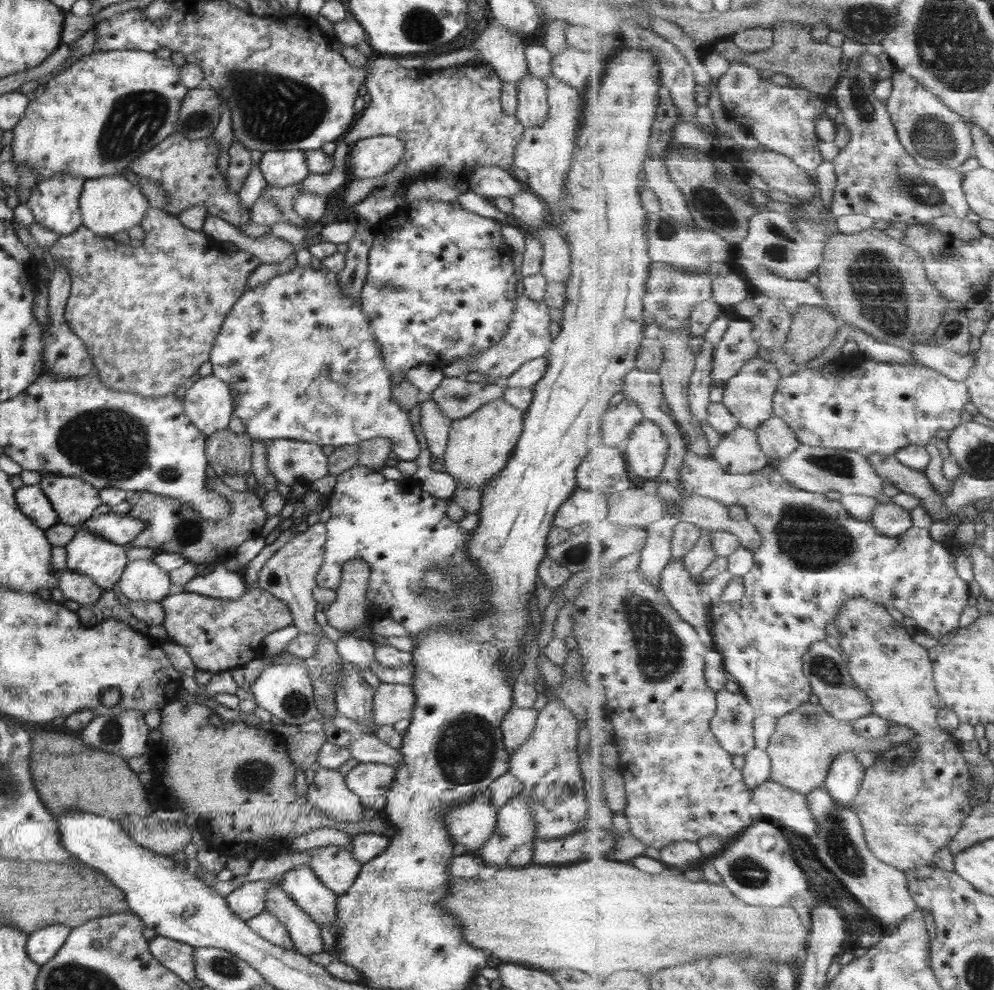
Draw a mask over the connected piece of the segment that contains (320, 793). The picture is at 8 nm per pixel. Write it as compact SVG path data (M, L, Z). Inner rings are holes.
M316 762L311 768L314 769L314 777L304 798L336 821L361 821L363 806L359 803L359 798L347 790L344 777L338 769L323 768Z

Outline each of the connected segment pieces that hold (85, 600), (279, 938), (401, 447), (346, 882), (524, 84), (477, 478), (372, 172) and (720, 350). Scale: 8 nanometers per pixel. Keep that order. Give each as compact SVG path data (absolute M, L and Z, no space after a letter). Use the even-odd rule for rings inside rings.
M67 569L58 576L56 585L64 598L75 601L80 606L92 605L103 591L91 578Z
M263 909L259 914L253 915L246 920L247 927L253 934L267 942L286 949L293 949L294 946L285 930L284 924L277 920L274 914Z
M296 266L293 270L287 270L283 274L274 275L267 282L258 284L251 290L245 290L236 300L229 313L225 315L224 322L213 341L208 361L211 363L211 375L222 380L229 388L233 401L233 416L242 420L245 430L251 440L272 441L282 438L290 441L308 442L319 447L330 445L347 446L357 444L358 442L369 440L369 438L383 437L391 439L391 448L394 457L401 461L415 461L419 451L417 438L412 433L411 425L407 420L408 410L403 410L391 398L391 386L389 385L389 374L384 369L381 360L379 345L374 341L367 319L361 313L361 306L358 298L344 296L338 290L336 285L336 273L329 272L320 267L319 271L311 269L308 266Z
M324 846L310 849L311 860L308 867L319 882L341 896L353 884L361 864L352 858L349 848L341 846Z
M525 73L516 84L516 107L514 115L524 126L538 125L547 112L546 82L534 74Z
M503 397L486 402L469 416L452 420L442 462L445 473L463 488L481 490L509 460L509 455L522 431L524 412L513 408Z
M379 135L355 141L348 154L350 180L387 175L401 160L404 144L399 138Z
M732 318L729 330L715 345L712 366L714 382L725 386L752 358L759 354L759 346L753 339L755 323L752 320Z

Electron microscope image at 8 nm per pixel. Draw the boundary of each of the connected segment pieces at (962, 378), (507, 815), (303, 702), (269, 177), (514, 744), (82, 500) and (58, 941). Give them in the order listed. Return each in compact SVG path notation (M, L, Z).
M916 342L909 350L919 364L940 371L957 382L965 382L976 364L976 353L959 353L941 345Z
M513 796L496 811L494 833L477 850L482 866L506 868L509 855L522 844L534 839L534 820L521 796Z
M271 664L266 666L249 689L253 699L255 699L256 706L283 721L283 724L299 727L303 723L318 718L317 707L313 699L313 687L309 683L309 674L307 674L305 666L301 664Z
M302 150L262 152L257 171L269 186L285 188L291 184L300 184L309 174L306 153Z
M511 705L509 713L501 720L502 743L511 756L514 750L529 739L535 729L537 711L533 708L521 708Z
M47 473L38 485L55 511L57 522L67 526L78 528L100 505L98 490L79 478Z
M50 924L26 936L25 952L35 964L45 964L61 948L70 929L62 924Z

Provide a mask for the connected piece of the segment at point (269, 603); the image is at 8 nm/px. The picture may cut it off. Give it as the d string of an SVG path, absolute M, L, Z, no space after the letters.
M254 583L246 586L245 592L235 600L203 597L179 589L169 592L158 603L164 612L162 625L168 636L167 641L183 647L183 651L189 655L196 671L209 672L213 675L243 667L245 662L263 656L261 653L263 637L274 630L292 624L292 616L287 605L269 592L261 590Z

